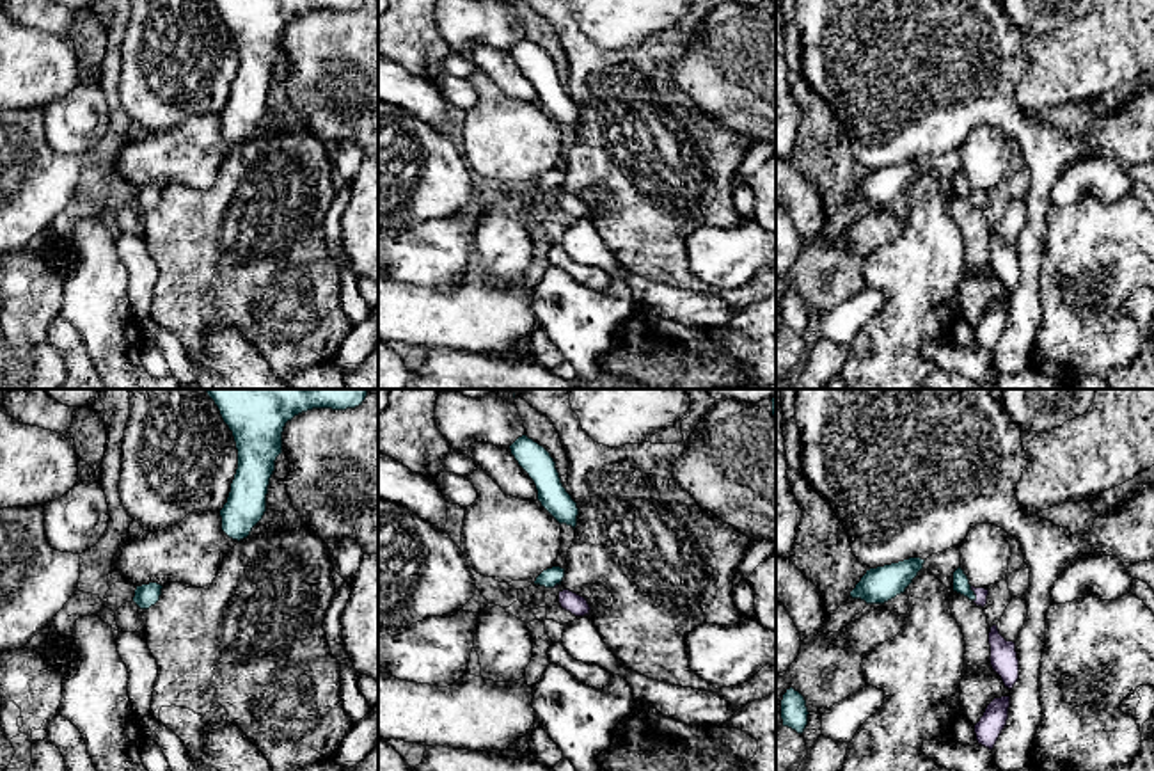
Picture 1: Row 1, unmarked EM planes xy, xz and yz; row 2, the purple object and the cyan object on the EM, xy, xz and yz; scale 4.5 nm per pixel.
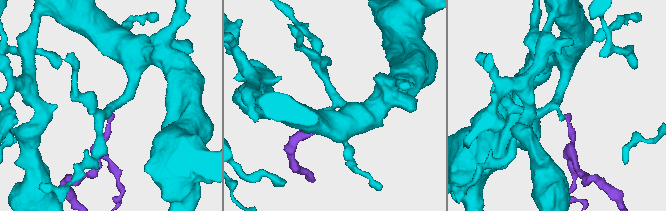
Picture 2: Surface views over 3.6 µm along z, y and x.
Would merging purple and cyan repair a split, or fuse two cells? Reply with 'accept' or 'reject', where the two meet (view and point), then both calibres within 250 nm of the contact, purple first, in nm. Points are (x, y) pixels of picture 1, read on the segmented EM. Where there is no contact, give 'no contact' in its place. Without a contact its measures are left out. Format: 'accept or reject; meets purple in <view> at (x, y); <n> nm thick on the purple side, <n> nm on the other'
accept; meets purple in yz at (975, 594); 50 nm thick on the purple side, 80 nm on the other

